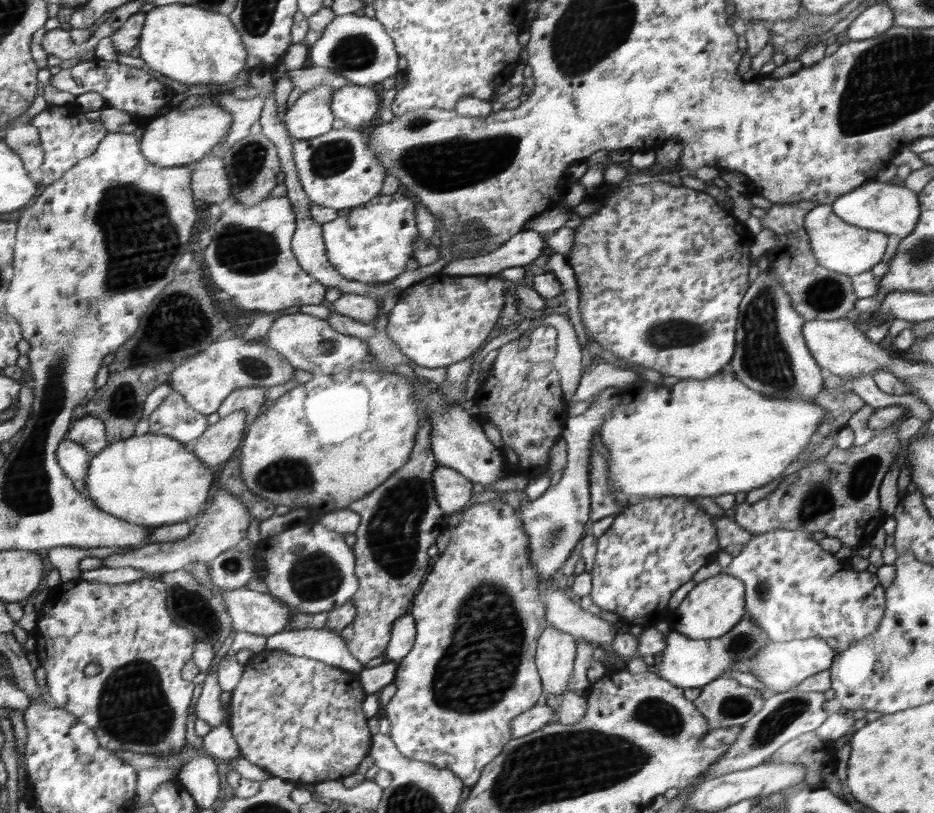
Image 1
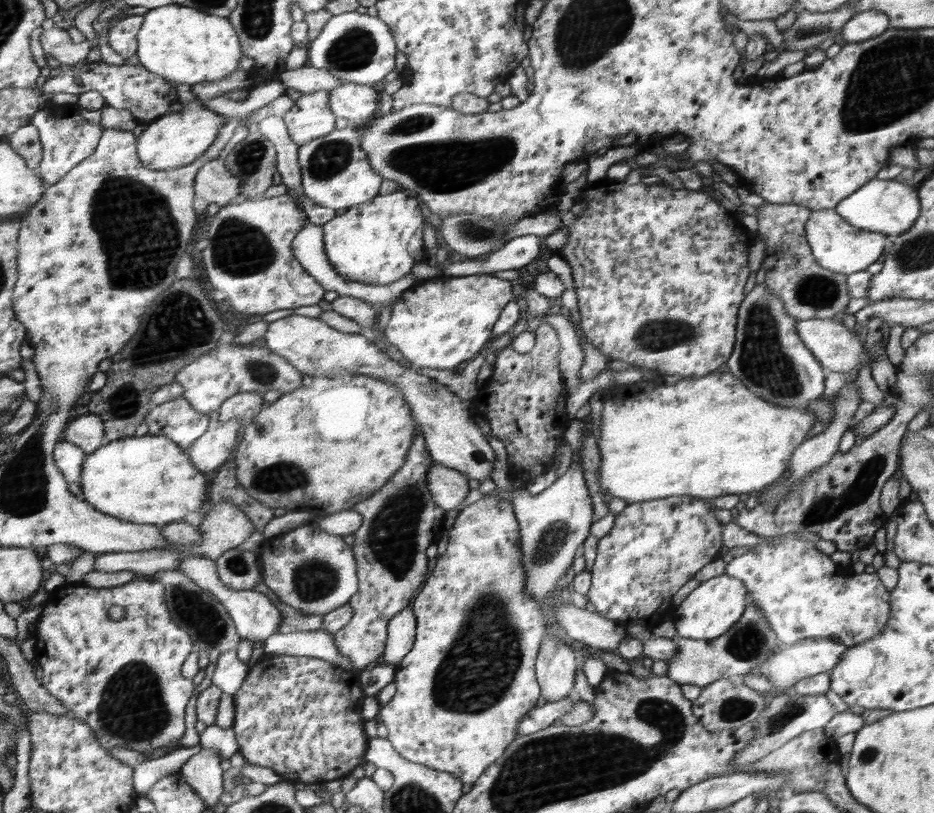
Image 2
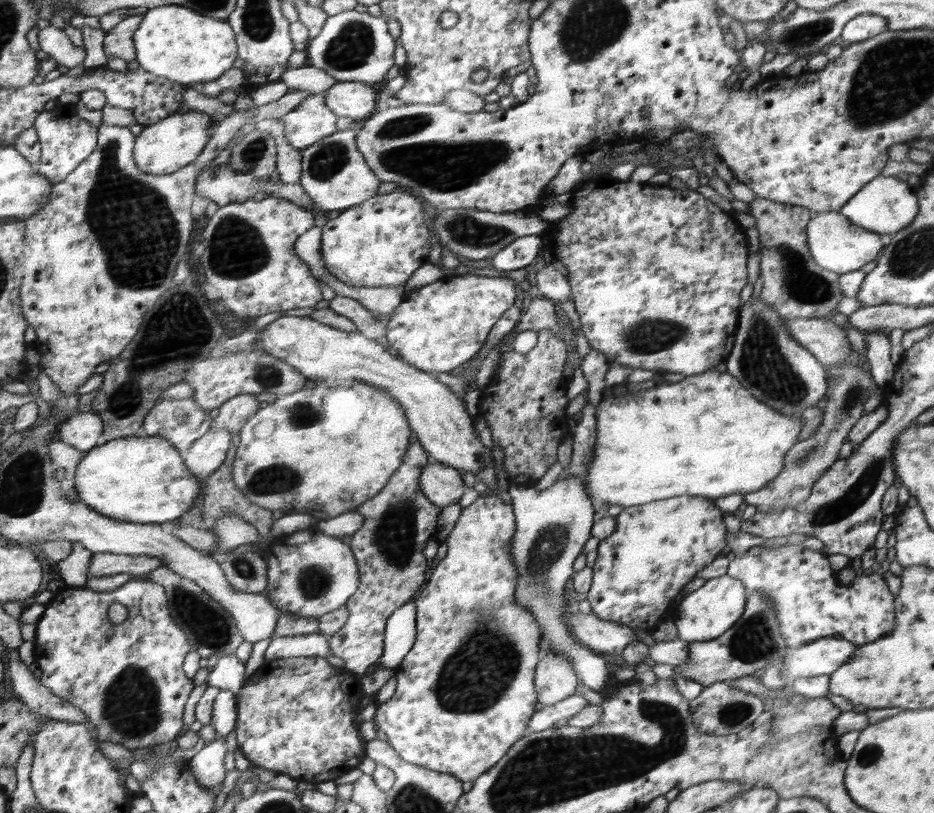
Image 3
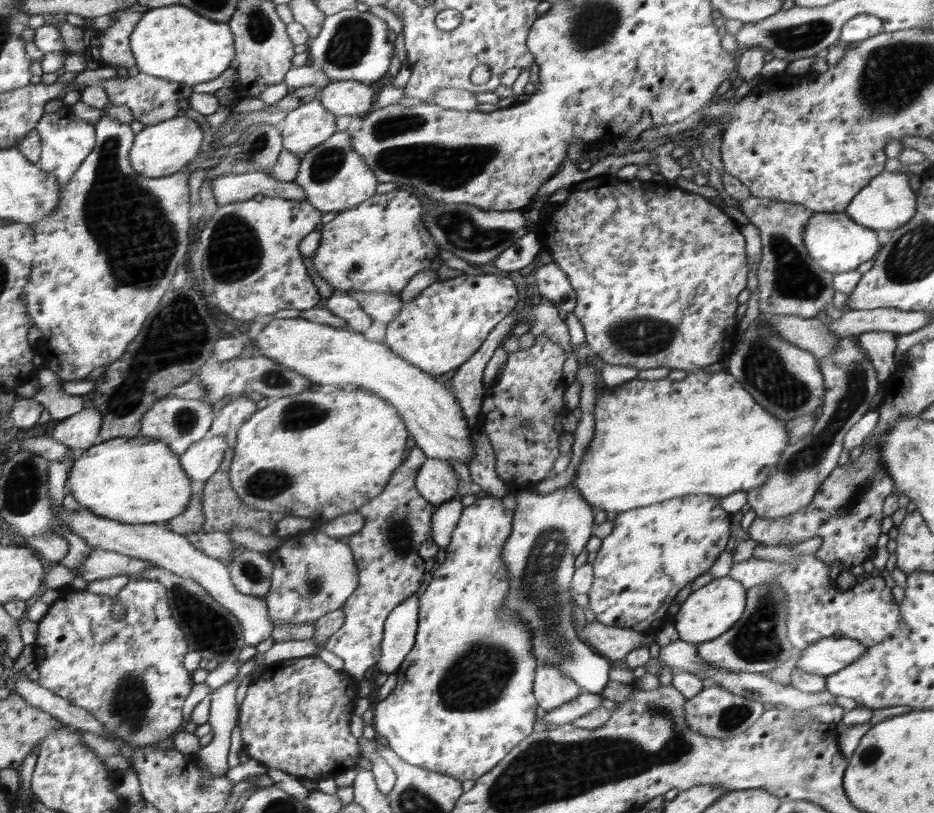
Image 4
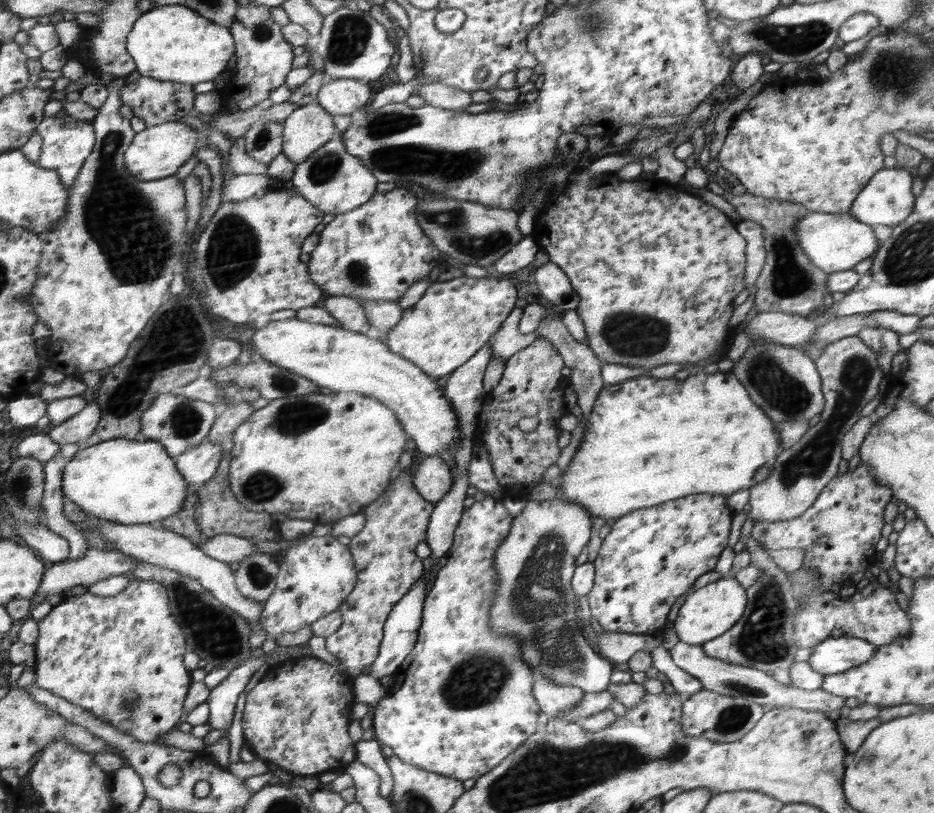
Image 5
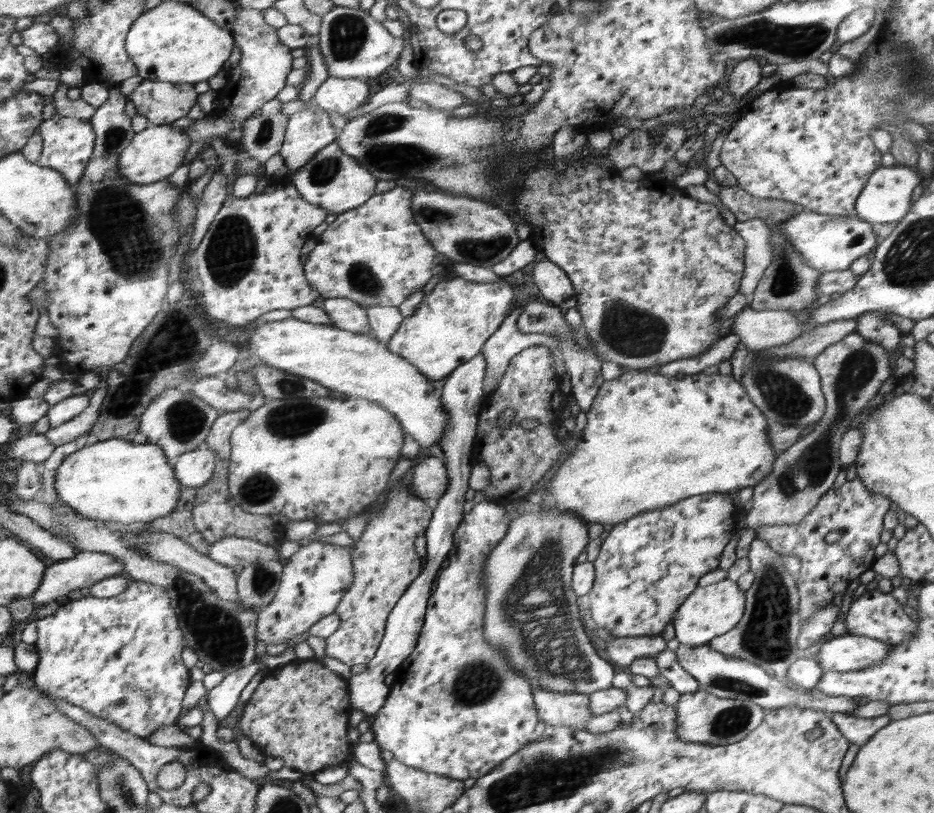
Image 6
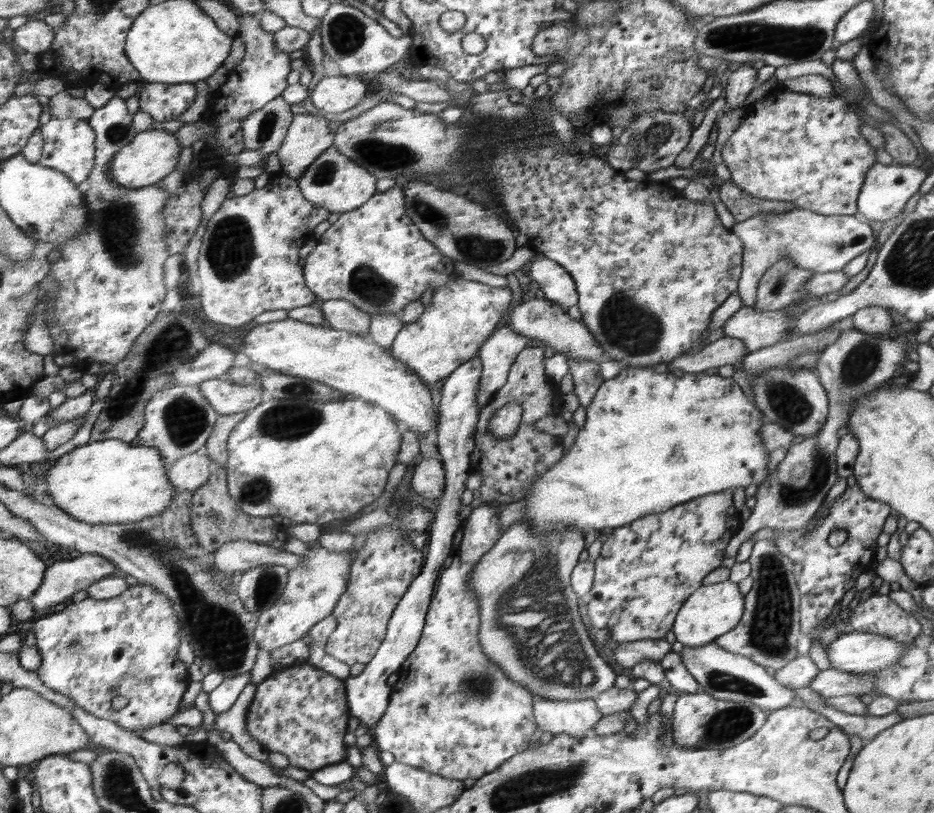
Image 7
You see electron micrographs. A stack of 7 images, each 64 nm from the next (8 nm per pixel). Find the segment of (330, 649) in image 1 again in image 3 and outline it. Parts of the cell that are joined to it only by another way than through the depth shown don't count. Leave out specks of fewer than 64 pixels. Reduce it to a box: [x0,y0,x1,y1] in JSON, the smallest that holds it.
[264,633,332,660]

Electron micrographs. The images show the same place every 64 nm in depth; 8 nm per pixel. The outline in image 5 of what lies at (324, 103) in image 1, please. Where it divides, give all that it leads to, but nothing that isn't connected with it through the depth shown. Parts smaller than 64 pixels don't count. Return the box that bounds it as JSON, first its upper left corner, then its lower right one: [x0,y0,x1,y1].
[282,101,338,166]

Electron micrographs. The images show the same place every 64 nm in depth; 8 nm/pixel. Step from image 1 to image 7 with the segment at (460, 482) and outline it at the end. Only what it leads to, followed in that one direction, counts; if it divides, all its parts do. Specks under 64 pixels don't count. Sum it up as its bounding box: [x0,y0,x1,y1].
[412,457,445,499]

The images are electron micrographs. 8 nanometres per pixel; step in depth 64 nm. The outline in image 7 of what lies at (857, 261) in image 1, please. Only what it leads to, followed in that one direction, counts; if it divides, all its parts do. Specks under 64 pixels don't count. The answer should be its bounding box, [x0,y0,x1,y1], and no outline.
[731,208,876,307]

